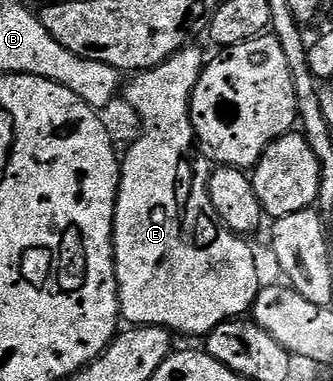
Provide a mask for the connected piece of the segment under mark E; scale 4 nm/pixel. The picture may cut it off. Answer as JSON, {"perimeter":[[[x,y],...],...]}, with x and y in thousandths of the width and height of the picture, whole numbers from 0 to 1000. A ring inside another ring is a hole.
{"perimeter":[[[574,118],[535,142],[520,144],[505,160],[492,160],[474,176],[450,186],[405,194],[402,207],[375,220],[372,257],[408,291],[423,323],[423,354],[402,375],[387,378],[390,396],[360,428],[360,467],[354,472],[354,535],[342,551],[342,703],[354,730],[354,803],[360,827],[381,850],[423,853],[429,858],[492,858],[514,874],[538,869],[547,879],[598,879],[616,885],[631,877],[649,853],[682,848],[691,837],[736,829],[754,814],[781,761],[775,743],[775,690],[763,682],[763,659],[736,638],[742,633],[724,614],[703,614],[667,583],[640,543],[637,520],[628,517],[628,475],[637,438],[616,415],[592,404],[571,407],[571,383],[586,383],[583,341],[571,325],[571,247],[589,234],[589,213],[607,199],[613,152],[592,134],[592,121]]]}

